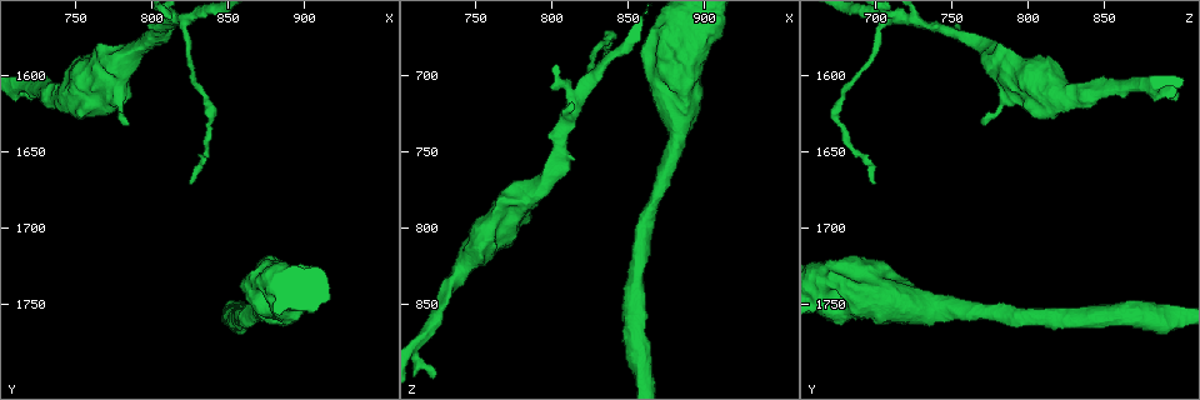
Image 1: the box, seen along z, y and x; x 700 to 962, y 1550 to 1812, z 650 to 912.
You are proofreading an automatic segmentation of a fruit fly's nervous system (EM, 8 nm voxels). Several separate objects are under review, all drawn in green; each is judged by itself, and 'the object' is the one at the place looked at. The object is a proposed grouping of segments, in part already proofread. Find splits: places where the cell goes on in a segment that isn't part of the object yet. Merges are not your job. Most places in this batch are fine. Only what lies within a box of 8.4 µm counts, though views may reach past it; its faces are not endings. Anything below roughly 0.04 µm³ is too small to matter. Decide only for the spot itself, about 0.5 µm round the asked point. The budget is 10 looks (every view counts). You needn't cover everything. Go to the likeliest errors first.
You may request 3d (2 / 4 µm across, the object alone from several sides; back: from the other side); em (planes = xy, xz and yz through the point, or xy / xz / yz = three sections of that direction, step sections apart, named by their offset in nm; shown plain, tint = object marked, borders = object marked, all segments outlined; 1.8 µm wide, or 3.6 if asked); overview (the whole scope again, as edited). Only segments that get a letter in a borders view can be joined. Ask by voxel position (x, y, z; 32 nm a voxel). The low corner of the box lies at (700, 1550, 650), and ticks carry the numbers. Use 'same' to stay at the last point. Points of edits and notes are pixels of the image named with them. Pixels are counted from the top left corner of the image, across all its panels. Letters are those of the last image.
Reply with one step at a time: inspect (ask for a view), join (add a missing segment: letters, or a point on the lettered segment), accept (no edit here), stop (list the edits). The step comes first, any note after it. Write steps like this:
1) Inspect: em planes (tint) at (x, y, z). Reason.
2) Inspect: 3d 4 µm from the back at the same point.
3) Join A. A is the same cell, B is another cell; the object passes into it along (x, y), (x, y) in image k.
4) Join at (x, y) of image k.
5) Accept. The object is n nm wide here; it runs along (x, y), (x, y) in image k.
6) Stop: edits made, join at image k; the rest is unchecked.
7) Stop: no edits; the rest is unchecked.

Inspect: em yz step 8 (borders) at (722, 1614, 900). Branch stops here.

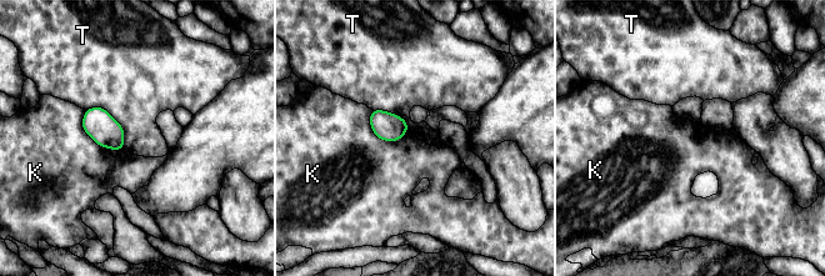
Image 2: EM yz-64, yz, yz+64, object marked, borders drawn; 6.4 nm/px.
Inspect: em planes (borders) at the same point. Another direction.

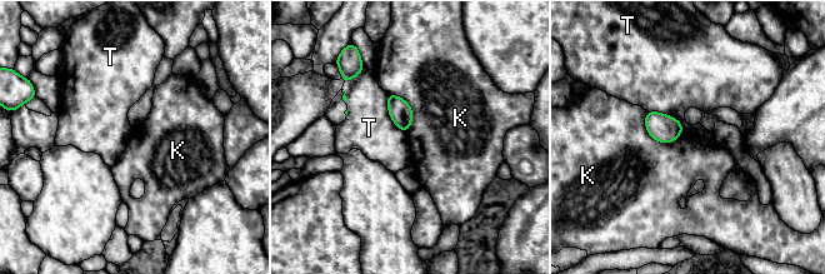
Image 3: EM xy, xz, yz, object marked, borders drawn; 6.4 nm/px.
Accept. K and T are other cells; a border runs along (644, 116), (659, 142), (683, 130) in image 3; no lettered segment goes on from it.

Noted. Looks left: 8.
Inspect: em 3.6 µm xy step 8 (tint) at (868, 1730, 668). Stops while still wide.

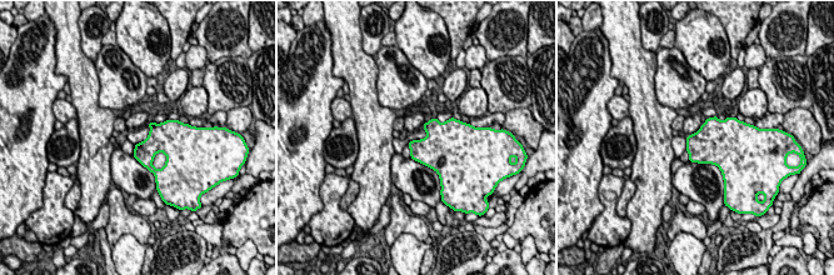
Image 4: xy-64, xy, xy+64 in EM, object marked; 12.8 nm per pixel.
Inspect: em 3.6 µm planes (borders) at the same point. Cut it another way.

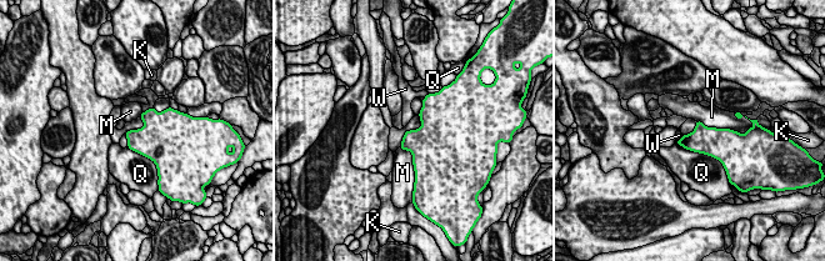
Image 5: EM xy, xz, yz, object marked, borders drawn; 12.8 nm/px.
Accept. K, M, Q and W are other cells; no lettered segment goes on from it.

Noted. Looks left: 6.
Inspect: em xz step 8 (tint) at (820, 1572, 702). Calibre changes.

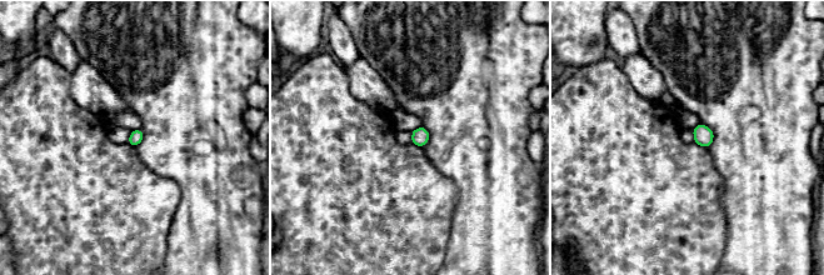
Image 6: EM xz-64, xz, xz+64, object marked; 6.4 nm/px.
Inspect: em planes (borders) at the same point. Another direction.

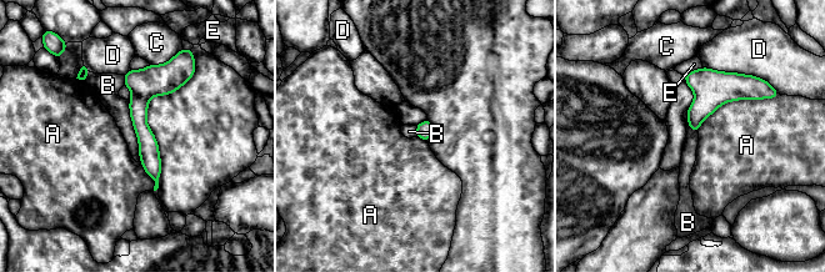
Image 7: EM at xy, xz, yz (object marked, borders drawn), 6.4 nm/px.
Accept. A, B, C, D and E are other cells; a border runs along (128, 100), (140, 159) in image 7; none of them fits.

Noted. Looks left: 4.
Inspect: 3d 2 µm from the back at (826, 1670, 698). Long arm stops here.

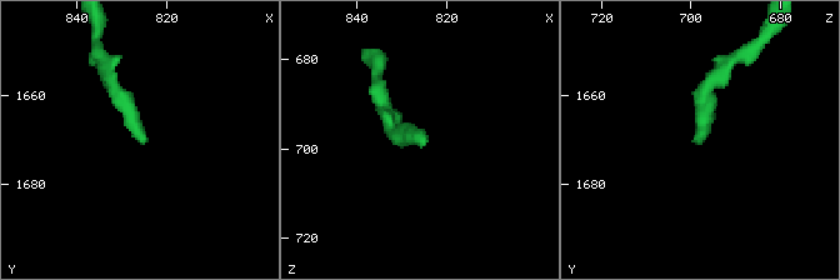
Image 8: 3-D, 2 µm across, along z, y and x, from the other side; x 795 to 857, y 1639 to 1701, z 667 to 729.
Inspect: em yz step 4 (borders) at (825, 1669, 699).

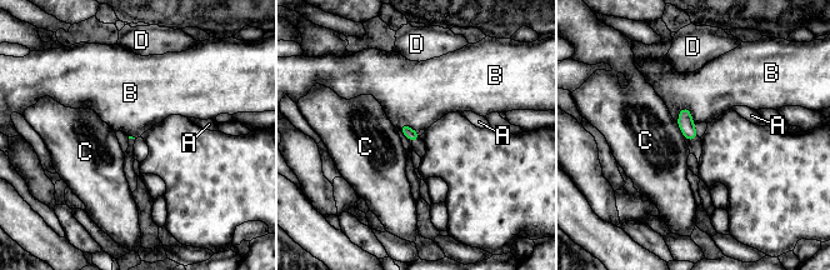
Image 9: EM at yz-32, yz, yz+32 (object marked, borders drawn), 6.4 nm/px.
Accept. A, B, C and D are other cells; a border runs along (683, 106), (689, 110), (694, 125) in image 9; no lettered segment goes on from it.

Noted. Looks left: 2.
Stop: no edits; the rest is unchecked.

